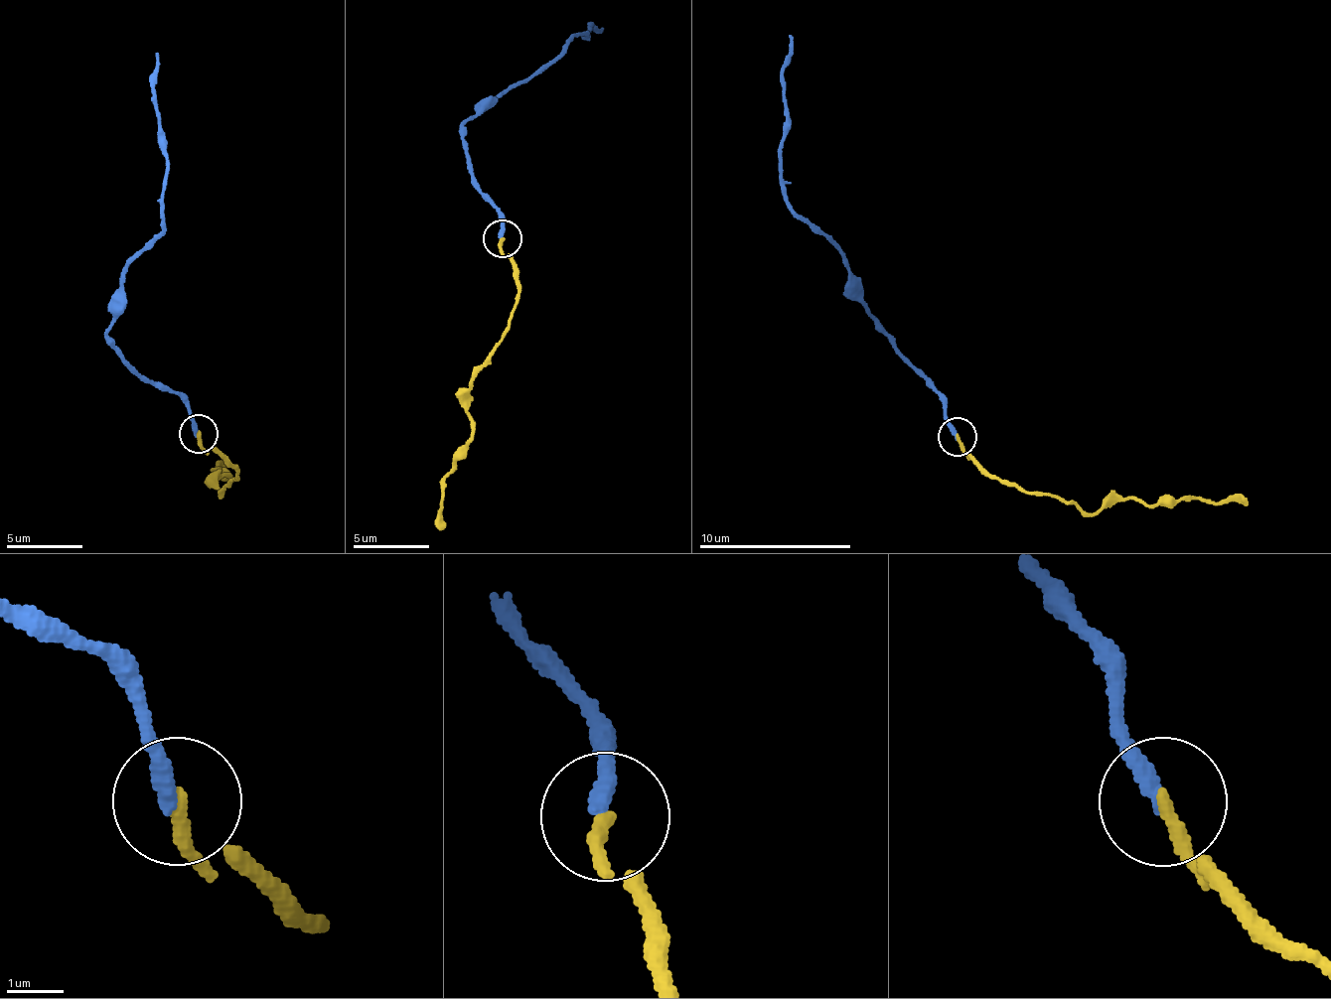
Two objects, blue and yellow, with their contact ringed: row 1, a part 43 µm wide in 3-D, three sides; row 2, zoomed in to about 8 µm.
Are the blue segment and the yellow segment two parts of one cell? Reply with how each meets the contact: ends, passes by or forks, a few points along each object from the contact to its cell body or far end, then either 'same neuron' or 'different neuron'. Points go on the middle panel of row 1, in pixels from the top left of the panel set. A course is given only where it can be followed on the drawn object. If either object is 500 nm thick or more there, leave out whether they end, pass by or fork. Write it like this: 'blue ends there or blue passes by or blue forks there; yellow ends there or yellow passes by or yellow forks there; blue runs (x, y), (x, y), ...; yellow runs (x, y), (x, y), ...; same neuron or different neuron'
blue ends there; yellow ends there; blue runs (502, 235), (502, 221), (473, 172), (462, 138), (467, 121), (591, 27), (596, 32), (604, 27); yellow runs (502, 239), (499, 244), (518, 281), (512, 317), (507, 336), (472, 379), (467, 454), (441, 491), (438, 528); same neuron

